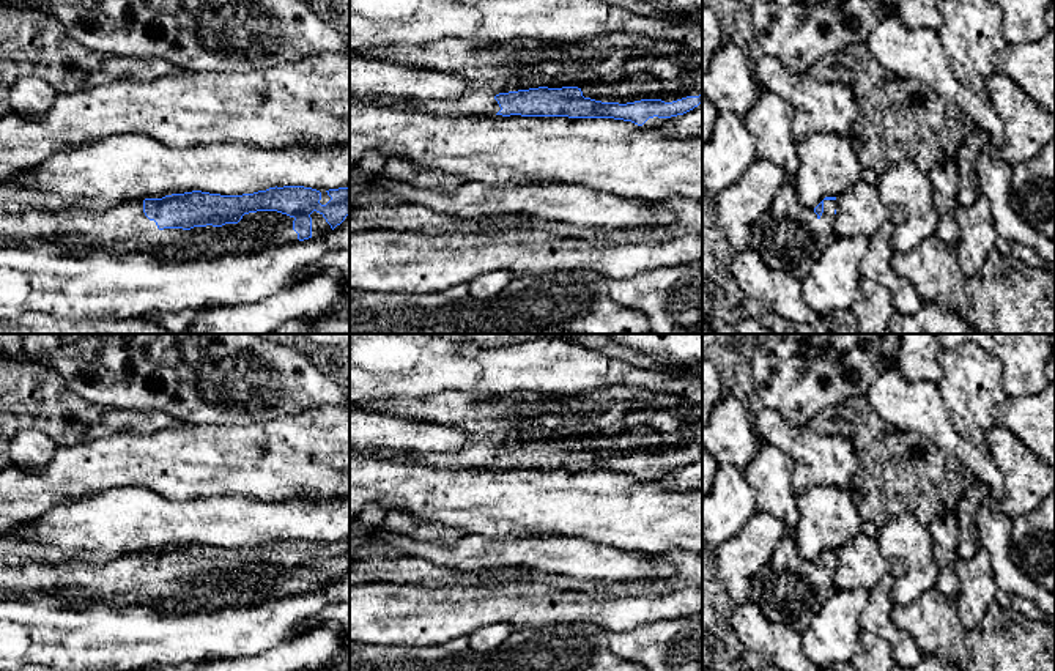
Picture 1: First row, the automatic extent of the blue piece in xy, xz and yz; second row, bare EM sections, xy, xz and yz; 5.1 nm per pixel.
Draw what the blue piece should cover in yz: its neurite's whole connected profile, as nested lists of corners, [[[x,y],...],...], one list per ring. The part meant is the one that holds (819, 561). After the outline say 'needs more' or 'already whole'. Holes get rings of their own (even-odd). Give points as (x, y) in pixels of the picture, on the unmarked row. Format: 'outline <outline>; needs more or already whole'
outline [[[784,536],[770,561],[751,583],[751,602],[776,624],[806,632],[816,613],[836,591],[833,573],[836,550],[825,550],[816,561],[803,559],[795,539]]]; needs more

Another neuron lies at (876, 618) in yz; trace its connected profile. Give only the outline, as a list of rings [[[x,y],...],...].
[[[887,573],[874,588],[868,589],[869,597],[858,622],[861,632],[877,635],[890,644],[896,665],[913,668],[923,654],[905,632],[896,628],[891,619],[894,605],[890,594],[893,584],[894,578]]]

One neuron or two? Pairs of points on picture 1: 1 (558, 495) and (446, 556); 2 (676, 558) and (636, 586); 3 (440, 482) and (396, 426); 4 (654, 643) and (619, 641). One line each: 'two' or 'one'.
1: two
2: one
3: two
4: one

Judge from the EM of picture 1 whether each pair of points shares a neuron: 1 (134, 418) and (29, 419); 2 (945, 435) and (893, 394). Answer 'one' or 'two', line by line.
1: one
2: one

